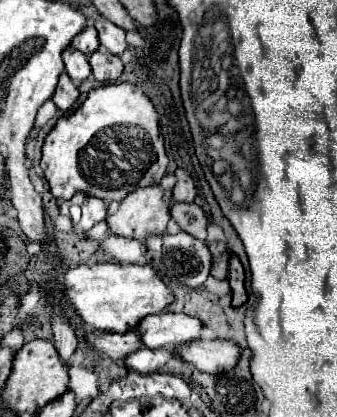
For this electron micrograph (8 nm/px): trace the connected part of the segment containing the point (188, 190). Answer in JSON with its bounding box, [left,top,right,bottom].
[174,169,196,203]

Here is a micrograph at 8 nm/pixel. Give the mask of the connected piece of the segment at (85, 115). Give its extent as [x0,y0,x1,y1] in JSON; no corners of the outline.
[40,83,168,233]

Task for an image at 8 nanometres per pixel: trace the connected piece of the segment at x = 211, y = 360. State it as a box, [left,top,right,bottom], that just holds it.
[174,339,240,373]

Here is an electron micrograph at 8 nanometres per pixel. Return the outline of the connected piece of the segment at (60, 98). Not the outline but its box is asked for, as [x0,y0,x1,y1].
[52,73,78,111]

